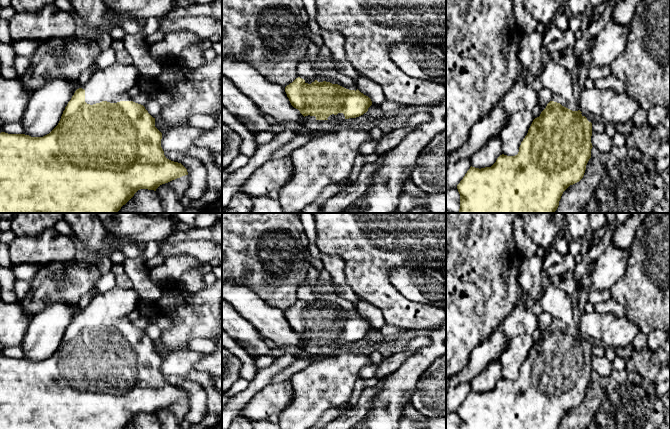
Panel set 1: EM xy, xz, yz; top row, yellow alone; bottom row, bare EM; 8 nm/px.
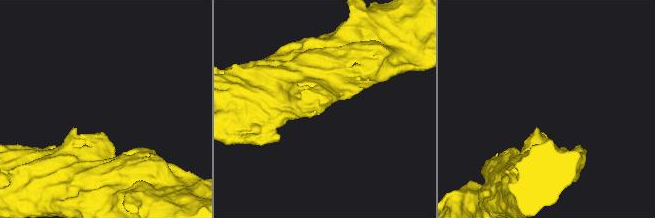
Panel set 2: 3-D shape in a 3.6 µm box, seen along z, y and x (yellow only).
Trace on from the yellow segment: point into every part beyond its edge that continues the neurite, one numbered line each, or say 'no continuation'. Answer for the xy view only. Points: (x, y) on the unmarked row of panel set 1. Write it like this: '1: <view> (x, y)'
1: xy (112, 308)

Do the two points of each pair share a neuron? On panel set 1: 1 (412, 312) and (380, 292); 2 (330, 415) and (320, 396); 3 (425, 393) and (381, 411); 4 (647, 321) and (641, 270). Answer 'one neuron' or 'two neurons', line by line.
1: one neuron
2: two neurons
3: two neurons
4: one neuron

